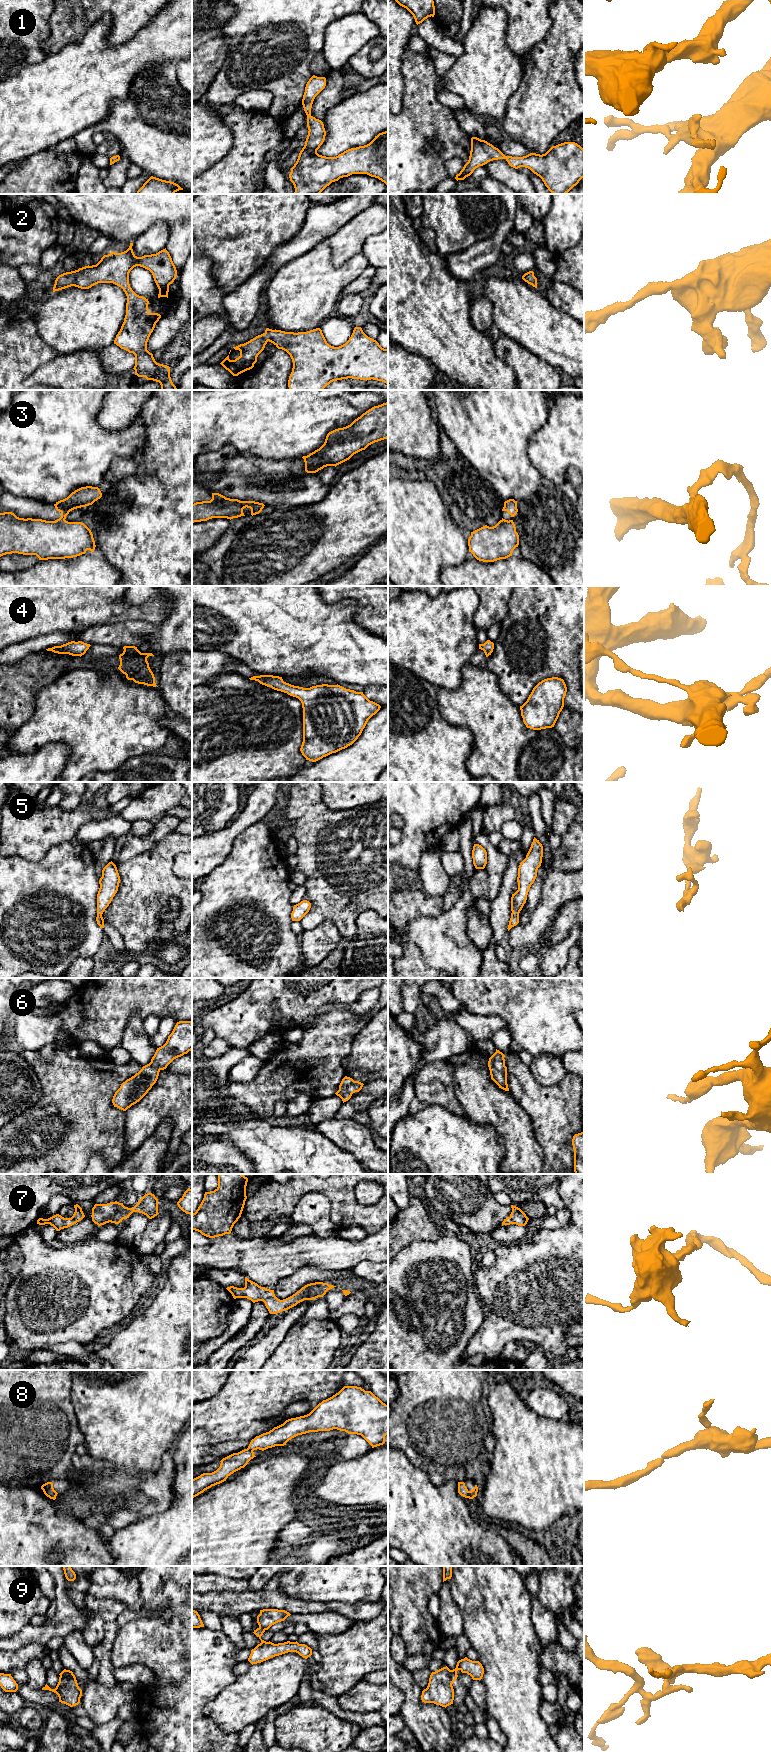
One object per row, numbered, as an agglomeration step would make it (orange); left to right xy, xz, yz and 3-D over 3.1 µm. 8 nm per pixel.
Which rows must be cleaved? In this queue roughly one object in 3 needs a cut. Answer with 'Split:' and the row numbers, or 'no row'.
Split: 3, 9

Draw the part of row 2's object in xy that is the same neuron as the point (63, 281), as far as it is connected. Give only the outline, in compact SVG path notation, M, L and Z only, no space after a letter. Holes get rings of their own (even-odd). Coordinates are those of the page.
M130 243L129 248L121 253L111 251L96 265L59 275L53 292L71 286L89 289L98 283L113 283L121 287L127 296L126 315L114 344L135 355L135 375L159 382L160 390L177 390L169 366L157 363L147 350L147 342L161 315L150 313L148 299L137 295L129 284L130 271L136 266L143 267L153 275L159 289L158 298L168 298L169 285L176 279L177 270L166 248L156 254L137 257L132 246Z

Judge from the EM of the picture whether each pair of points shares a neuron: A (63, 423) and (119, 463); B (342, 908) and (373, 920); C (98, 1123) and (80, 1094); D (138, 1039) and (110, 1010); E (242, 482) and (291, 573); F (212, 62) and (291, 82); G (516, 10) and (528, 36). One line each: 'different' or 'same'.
A: different
B: different
C: same
D: different
E: different
F: different
G: same

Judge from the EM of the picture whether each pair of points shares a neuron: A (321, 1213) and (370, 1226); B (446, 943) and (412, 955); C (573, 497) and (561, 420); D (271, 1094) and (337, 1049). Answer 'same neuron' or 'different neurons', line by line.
A: different neurons
B: different neurons
C: different neurons
D: same neuron

